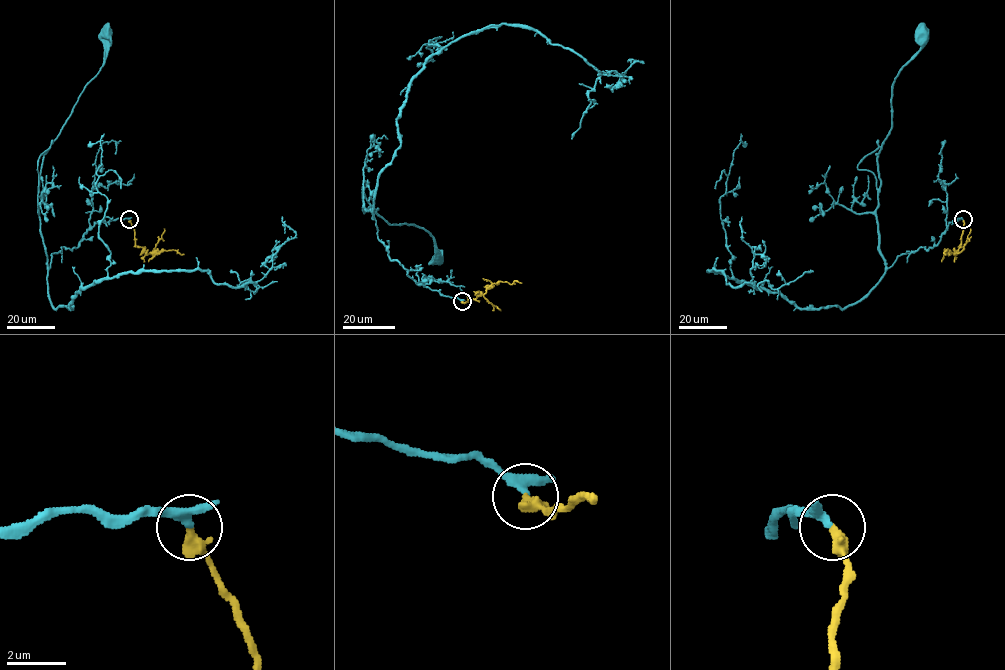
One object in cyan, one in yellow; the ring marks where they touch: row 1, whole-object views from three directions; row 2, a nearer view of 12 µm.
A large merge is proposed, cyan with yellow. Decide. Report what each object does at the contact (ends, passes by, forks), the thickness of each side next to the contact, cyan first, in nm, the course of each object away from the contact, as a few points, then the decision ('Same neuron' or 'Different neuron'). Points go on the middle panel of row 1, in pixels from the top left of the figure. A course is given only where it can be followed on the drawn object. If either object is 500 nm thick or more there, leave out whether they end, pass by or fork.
At the ring cyan passes by. At the ring yellow ends. Thickness 280 nm (cyan) against 440 nm. Course of cyan: (461, 301), (419, 285), (392, 261), (362, 207), (389, 224), (423, 227), (442, 255), (436, 257). Course of yellow: (461, 301), (474, 299), (500, 281), (521, 283). Same neuron

